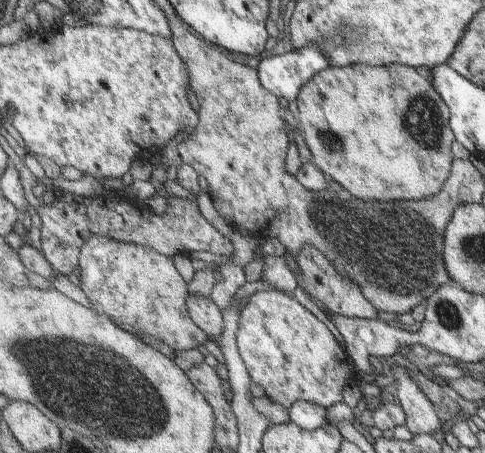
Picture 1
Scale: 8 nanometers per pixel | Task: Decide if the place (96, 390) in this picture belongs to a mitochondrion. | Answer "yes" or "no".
yes

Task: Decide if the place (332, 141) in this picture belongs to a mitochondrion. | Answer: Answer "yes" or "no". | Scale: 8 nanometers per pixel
yes

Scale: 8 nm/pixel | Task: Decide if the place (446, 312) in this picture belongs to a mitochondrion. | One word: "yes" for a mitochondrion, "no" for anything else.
yes

